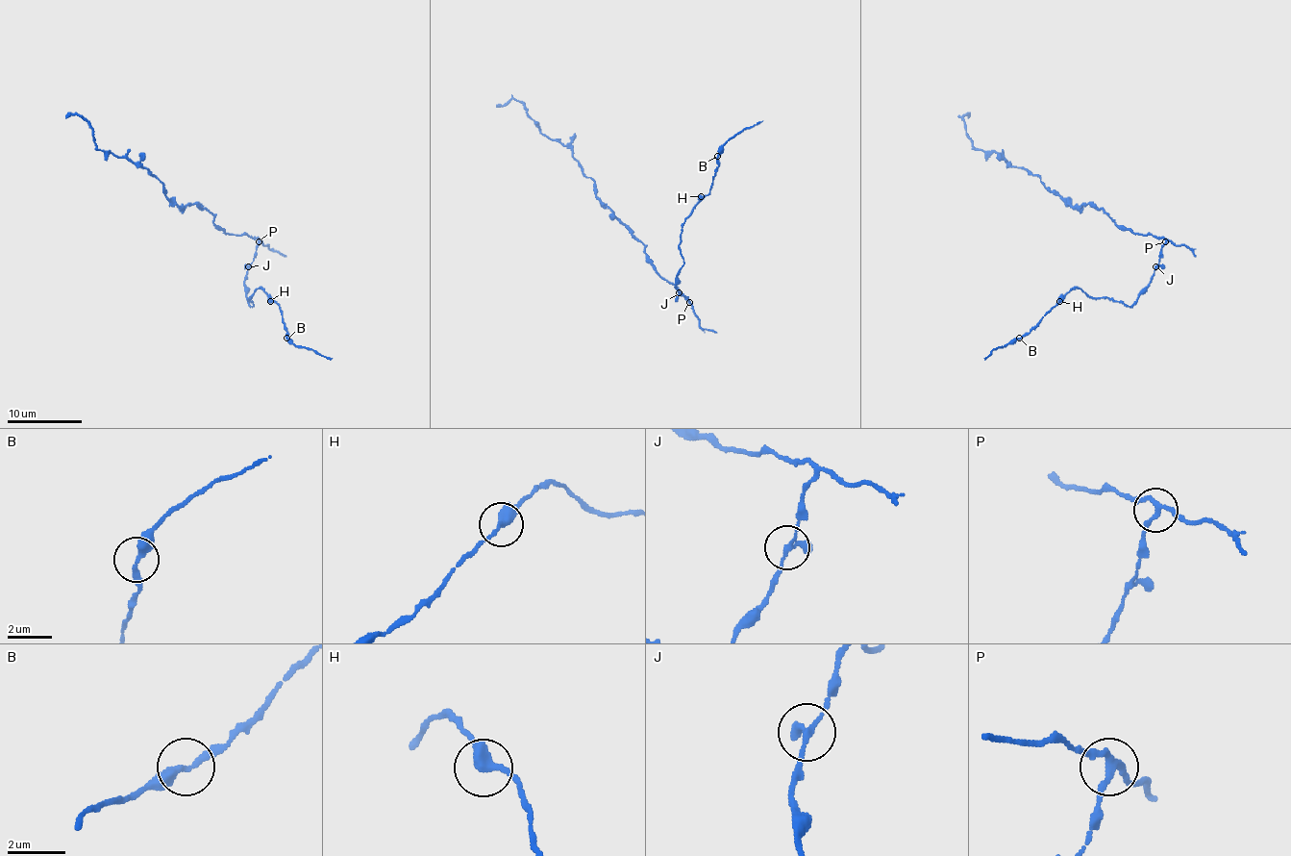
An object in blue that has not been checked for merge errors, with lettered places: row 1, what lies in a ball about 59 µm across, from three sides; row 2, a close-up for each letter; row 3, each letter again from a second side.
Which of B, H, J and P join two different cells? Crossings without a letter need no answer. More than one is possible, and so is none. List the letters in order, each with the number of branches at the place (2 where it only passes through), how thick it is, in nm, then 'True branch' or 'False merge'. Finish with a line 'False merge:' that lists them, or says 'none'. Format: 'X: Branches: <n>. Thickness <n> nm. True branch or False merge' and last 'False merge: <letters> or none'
B: Branches: 2. Thickness 320 nm. True branch
H: Branches: 2. Thickness 380 nm. True branch
J: Branches: 3. Thickness 170 nm. True branch
P: Branches: 3. Thickness 190 nm. False merge
False merge: P

